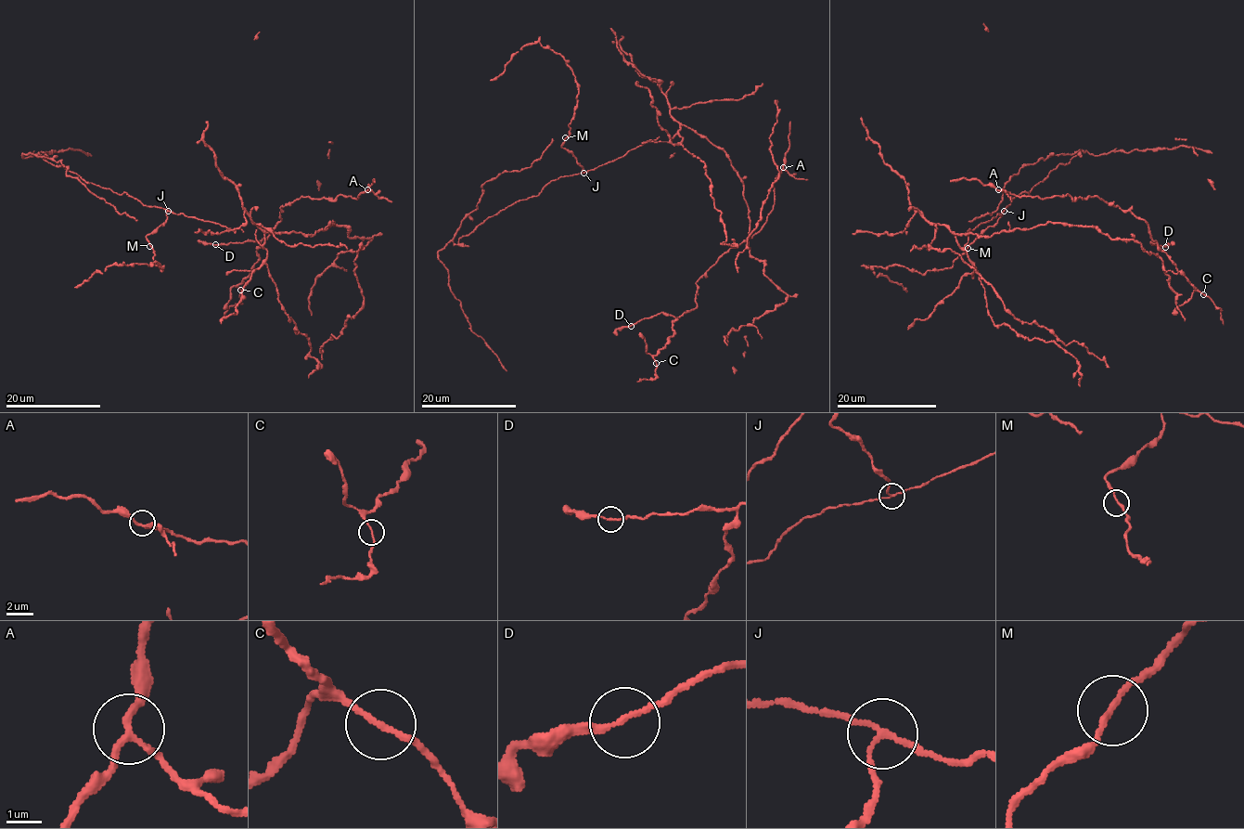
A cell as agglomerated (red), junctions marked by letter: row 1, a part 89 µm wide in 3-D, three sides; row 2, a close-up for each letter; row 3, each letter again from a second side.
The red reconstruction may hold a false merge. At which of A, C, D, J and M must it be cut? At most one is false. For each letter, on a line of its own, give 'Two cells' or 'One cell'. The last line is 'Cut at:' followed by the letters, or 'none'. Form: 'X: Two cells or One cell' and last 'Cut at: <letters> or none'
A: One cell
C: One cell
D: One cell
J: Two cells
M: One cell
Cut at: J

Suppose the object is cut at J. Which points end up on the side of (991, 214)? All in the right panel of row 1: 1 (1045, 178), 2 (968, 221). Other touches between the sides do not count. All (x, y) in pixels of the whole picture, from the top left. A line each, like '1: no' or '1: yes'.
1: yes
2: yes

